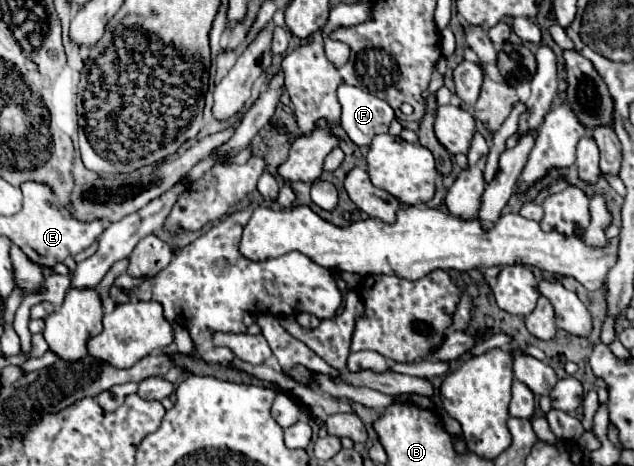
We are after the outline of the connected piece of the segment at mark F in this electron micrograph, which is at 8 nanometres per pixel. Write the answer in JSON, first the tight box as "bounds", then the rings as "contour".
{"bounds":[337,85,395,147],"contour":[[[341,85],[337,89],[337,97],[339,97],[341,109],[343,109],[343,113],[341,113],[341,127],[345,129],[345,133],[349,135],[349,139],[357,147],[367,147],[377,133],[387,133],[389,123],[395,119],[393,109],[389,107],[389,103],[385,103],[383,99],[377,99],[375,95],[365,93],[365,91],[357,89],[357,87]]]}

